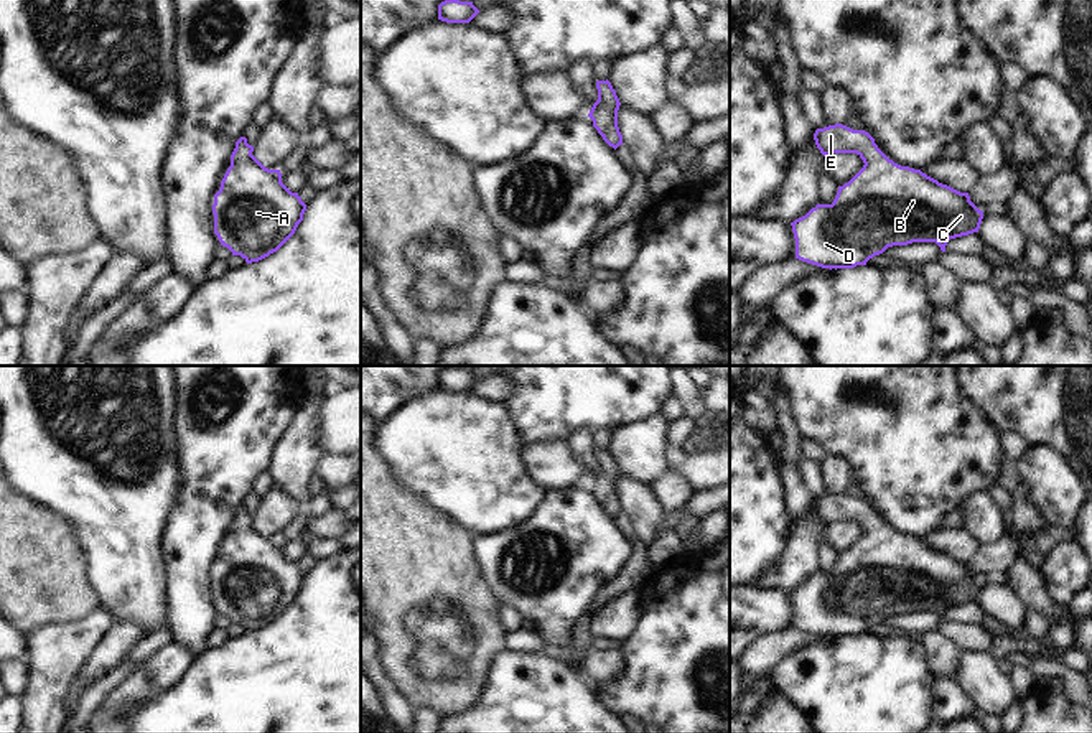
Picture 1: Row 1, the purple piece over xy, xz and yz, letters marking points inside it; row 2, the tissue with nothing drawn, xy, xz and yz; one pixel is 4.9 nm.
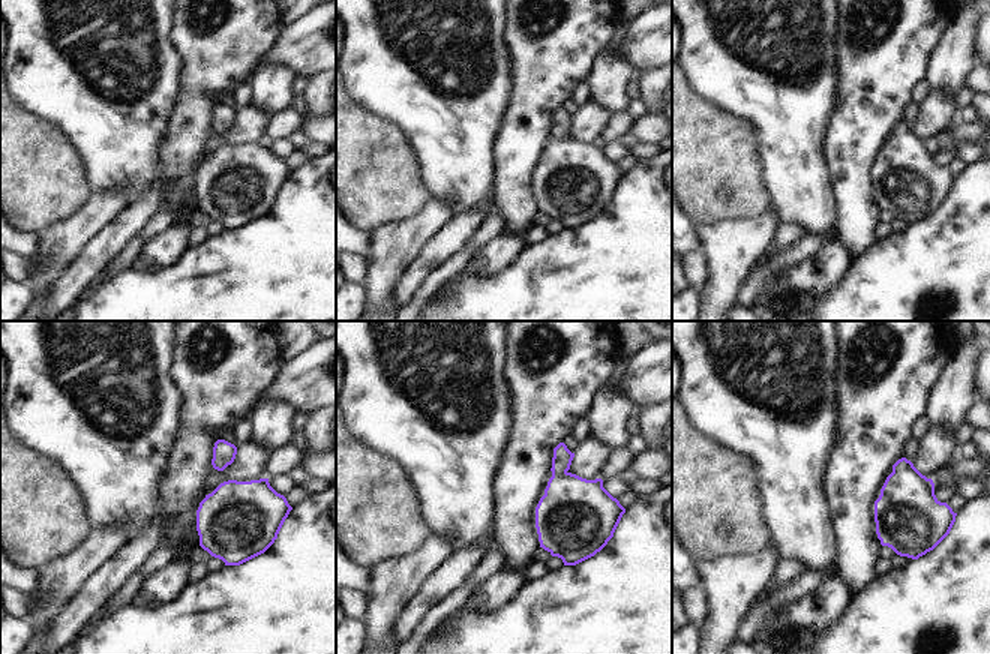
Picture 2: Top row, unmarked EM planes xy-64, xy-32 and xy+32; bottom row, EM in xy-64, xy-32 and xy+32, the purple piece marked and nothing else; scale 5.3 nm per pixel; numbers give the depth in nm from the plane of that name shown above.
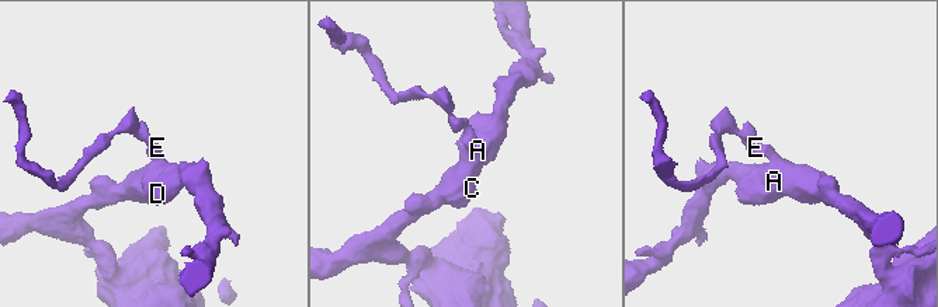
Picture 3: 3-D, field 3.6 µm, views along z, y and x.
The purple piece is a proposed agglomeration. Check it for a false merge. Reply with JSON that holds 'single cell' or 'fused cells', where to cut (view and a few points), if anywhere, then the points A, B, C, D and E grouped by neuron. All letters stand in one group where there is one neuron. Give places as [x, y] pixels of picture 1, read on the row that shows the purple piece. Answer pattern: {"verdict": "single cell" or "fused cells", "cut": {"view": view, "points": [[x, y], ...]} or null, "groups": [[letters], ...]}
{"verdict": "single cell", "cut": null, "groups": [["A", "B", "C", "D", "E"]]}

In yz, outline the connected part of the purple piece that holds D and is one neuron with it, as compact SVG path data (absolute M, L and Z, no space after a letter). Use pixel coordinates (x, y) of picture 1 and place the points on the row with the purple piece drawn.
M835 124L817 128L814 140L824 156L830 153L856 153L865 165L848 183L838 186L832 204L817 204L805 216L791 222L796 239L796 259L830 270L853 268L856 265L866 265L870 259L893 245L936 242L940 250L945 252L945 245L950 239L978 232L983 211L970 201L968 193L960 193L942 184L921 170L894 163L878 148L868 132Z

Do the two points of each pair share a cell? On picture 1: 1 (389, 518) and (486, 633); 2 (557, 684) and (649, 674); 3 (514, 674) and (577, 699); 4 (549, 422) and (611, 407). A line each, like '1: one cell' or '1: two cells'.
1: one cell
2: two cells
3: one cell
4: one cell

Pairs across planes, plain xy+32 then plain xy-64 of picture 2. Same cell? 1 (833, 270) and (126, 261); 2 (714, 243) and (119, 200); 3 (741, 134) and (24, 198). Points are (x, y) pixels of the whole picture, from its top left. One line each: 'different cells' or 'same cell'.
1: different cells
2: same cell
3: same cell

